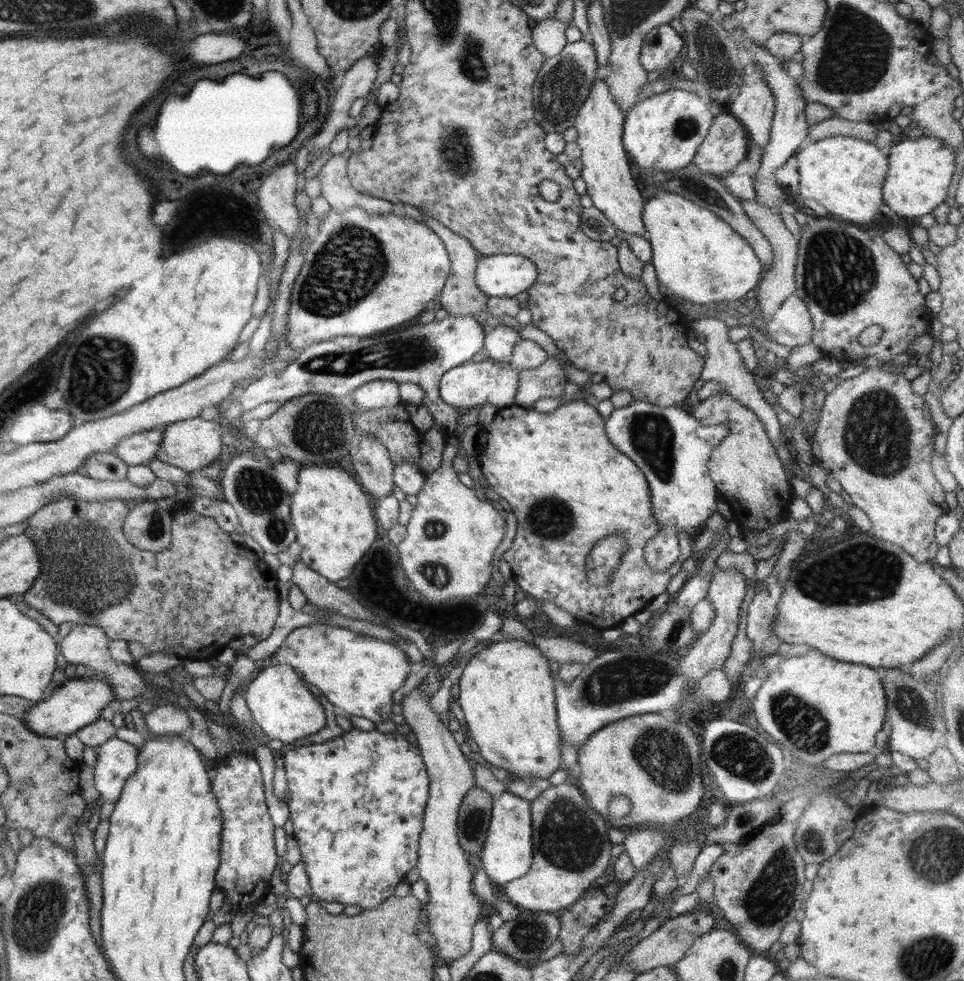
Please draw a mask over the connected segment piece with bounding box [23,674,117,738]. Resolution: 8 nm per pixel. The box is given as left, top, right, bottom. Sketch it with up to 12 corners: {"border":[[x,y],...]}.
{"border":[[99,677],[66,679],[23,718],[65,737],[117,700]]}

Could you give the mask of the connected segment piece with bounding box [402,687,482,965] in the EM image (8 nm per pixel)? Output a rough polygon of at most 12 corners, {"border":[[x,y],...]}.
{"border":[[416,687],[402,700],[430,778],[419,878],[438,964],[471,949],[482,901],[458,840],[474,767]]}

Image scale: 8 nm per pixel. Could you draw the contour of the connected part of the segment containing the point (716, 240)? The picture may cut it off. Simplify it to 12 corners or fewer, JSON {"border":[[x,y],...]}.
{"border":[[678,194],[643,207],[660,285],[705,308],[746,299],[763,266]]}

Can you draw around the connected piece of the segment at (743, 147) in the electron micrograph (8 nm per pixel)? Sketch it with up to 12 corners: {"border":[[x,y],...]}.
{"border":[[713,118],[692,163],[721,177],[747,158],[749,133]]}

